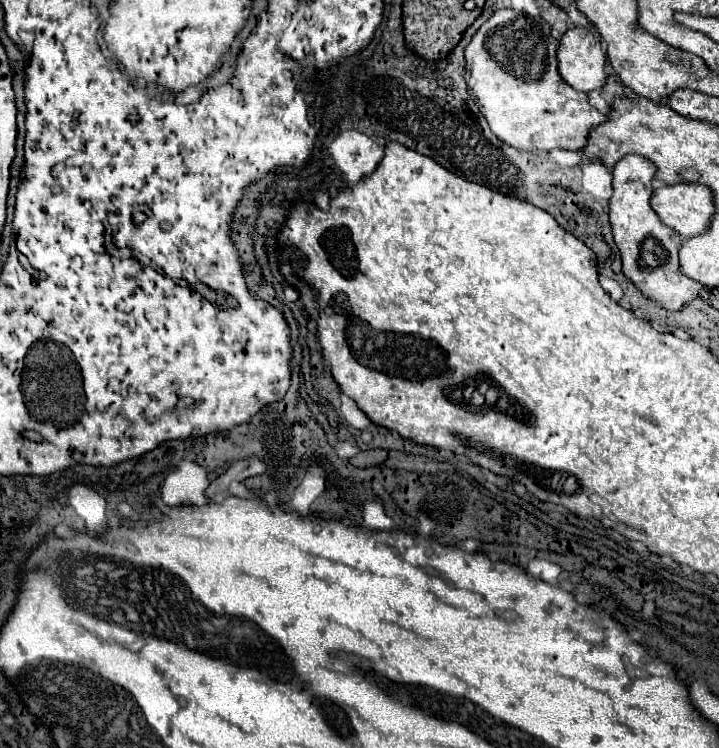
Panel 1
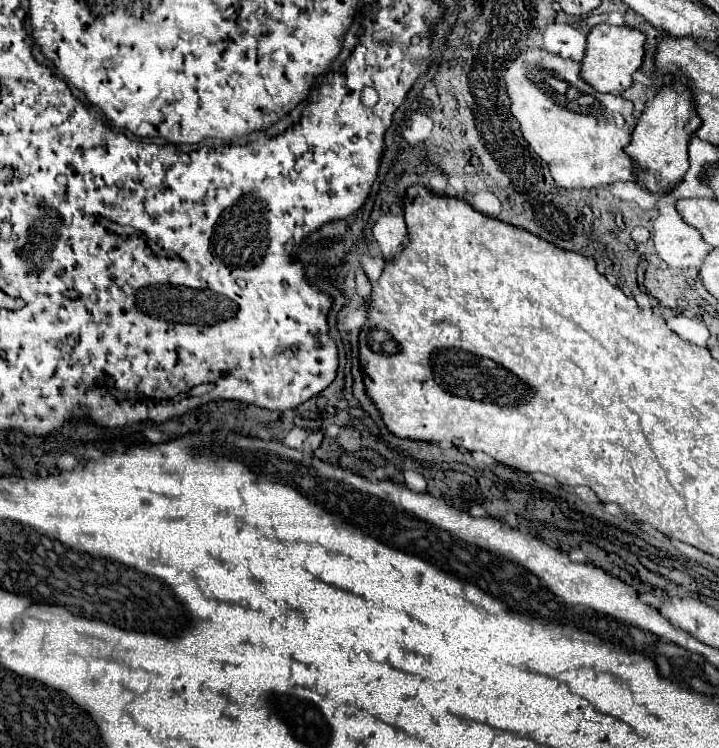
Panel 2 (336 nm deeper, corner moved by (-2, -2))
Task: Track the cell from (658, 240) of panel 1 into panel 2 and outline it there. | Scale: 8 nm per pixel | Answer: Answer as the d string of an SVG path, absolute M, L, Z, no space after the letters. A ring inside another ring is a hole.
M672 82L662 86L658 94L646 104L642 116L638 118L638 126L632 134L632 142L626 146L626 154L634 160L642 170L638 172L640 184L652 192L658 192L666 186L678 184L688 172L688 142L692 134L700 126L700 116L696 112L696 104L692 102L692 92L688 86L680 82Z

